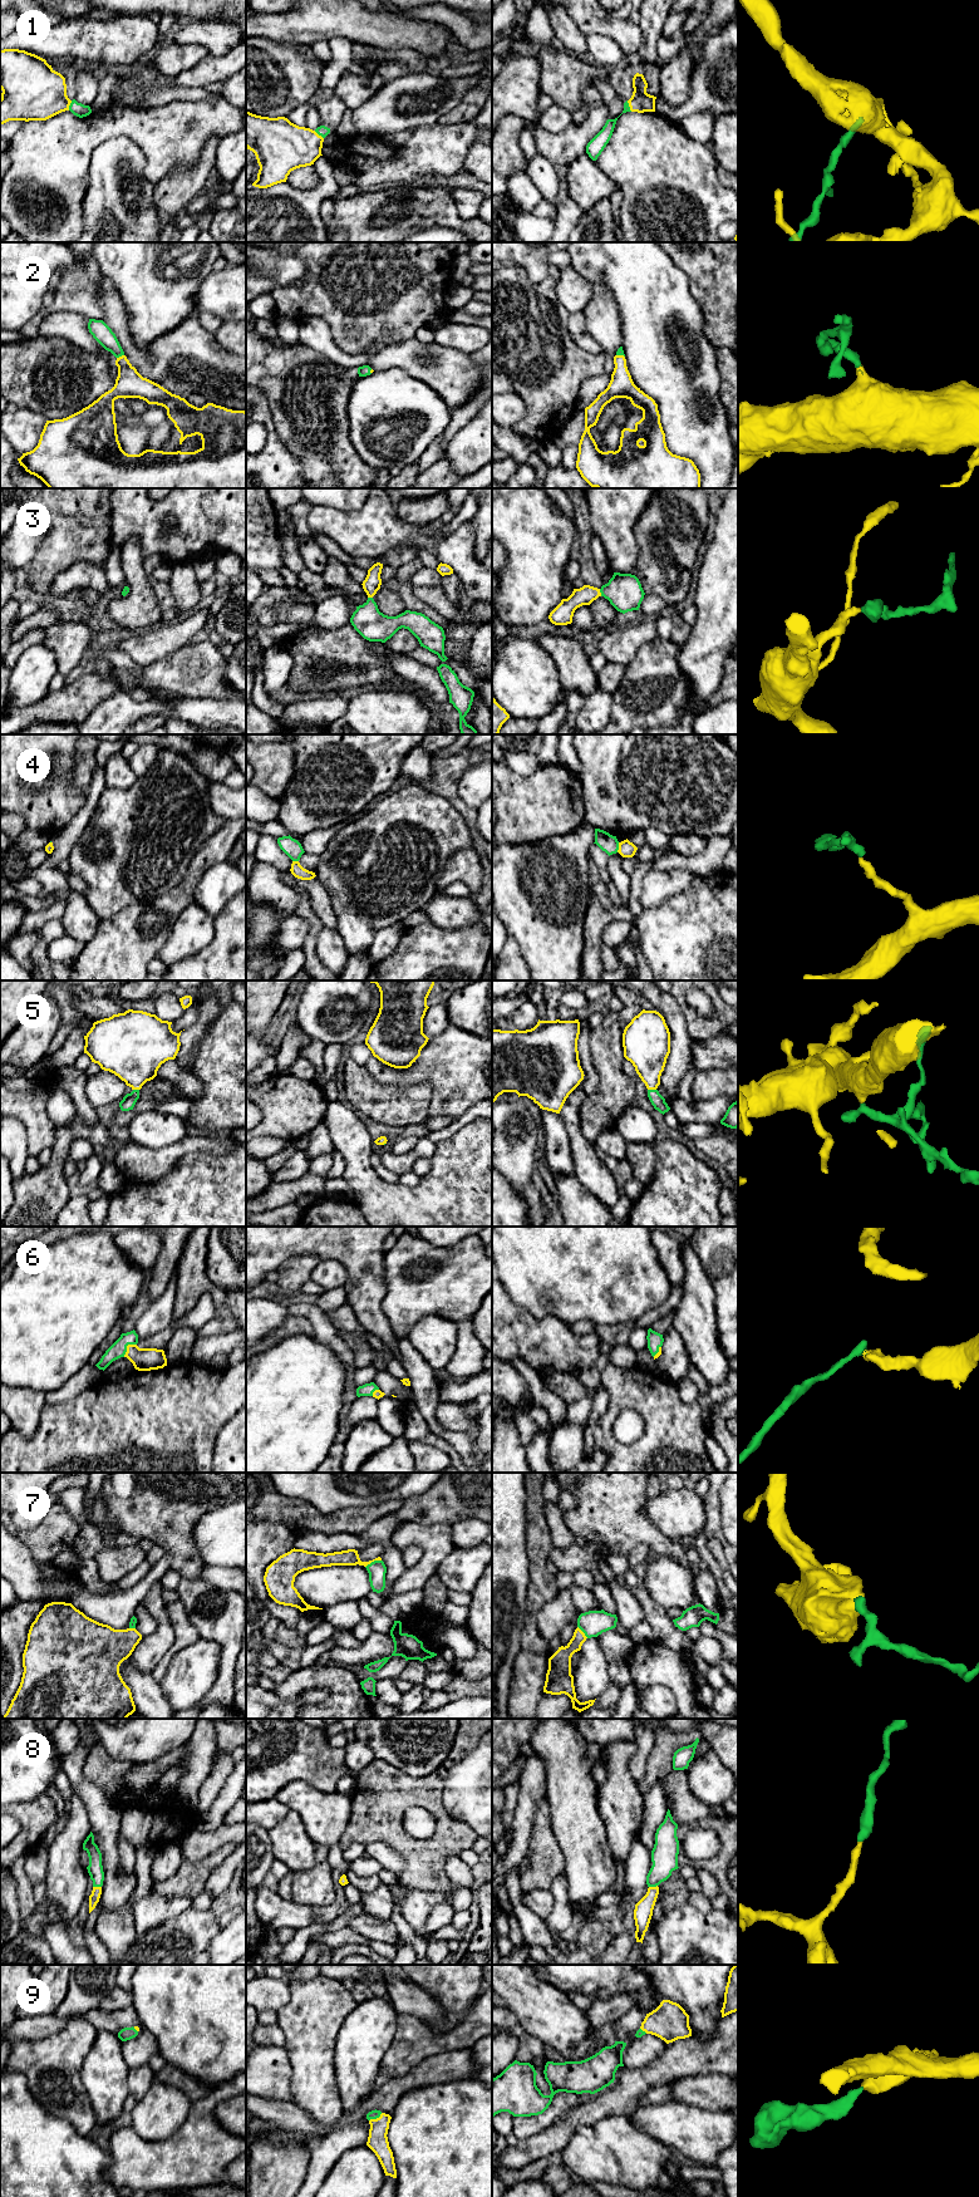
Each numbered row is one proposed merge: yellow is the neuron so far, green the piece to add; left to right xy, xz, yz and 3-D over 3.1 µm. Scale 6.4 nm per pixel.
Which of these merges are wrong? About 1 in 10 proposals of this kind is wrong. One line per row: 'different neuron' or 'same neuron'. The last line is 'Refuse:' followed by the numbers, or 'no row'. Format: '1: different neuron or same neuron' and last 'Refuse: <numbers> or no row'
1: same neuron
2: same neuron
3: same neuron
4: same neuron
5: same neuron
6: same neuron
7: same neuron
8: same neuron
9: same neuron
Refuse: no row

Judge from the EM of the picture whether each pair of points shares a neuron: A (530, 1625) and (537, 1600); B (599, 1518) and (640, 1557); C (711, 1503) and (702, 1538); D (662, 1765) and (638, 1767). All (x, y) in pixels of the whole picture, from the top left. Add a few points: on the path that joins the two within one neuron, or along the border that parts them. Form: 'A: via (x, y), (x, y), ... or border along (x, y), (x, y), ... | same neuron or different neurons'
A: via (530, 1618), (532, 1606) | same neuron
B: border along (652, 1551), (644, 1544), (638, 1544), (626, 1556) | different neurons
C: via (713, 1512), (713, 1527), (711, 1529) | same neuron
D: border along (655, 1739), (645, 1773), (638, 1782) | different neurons

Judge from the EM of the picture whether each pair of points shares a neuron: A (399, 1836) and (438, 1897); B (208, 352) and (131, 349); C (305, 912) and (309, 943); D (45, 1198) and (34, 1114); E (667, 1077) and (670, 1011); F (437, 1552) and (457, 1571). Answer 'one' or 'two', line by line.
A: two
B: one
C: one
D: two
E: one
F: two

